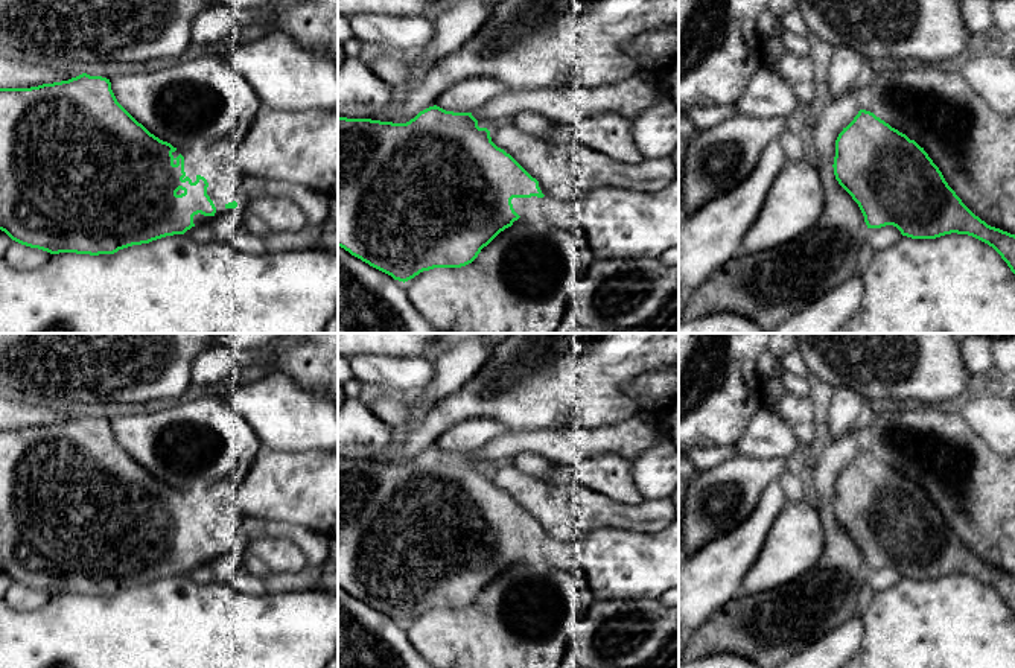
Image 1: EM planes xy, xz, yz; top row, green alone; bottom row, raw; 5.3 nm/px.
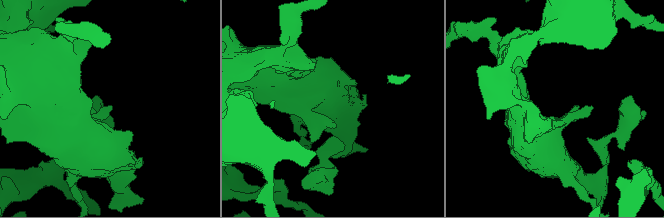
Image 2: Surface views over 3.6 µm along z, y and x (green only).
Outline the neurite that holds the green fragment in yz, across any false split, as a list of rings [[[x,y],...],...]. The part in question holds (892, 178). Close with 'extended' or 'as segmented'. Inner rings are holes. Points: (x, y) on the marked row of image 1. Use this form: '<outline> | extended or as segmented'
[[[860,110],[835,140],[834,175],[858,204],[867,228],[896,227],[912,239],[957,233],[992,247],[1015,274],[1015,234],[988,225],[948,186],[939,167],[915,140],[873,113]]] | as segmented

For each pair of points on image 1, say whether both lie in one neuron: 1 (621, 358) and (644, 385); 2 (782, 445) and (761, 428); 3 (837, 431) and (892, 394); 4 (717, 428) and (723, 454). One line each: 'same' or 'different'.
1: different
2: same
3: different
4: different

